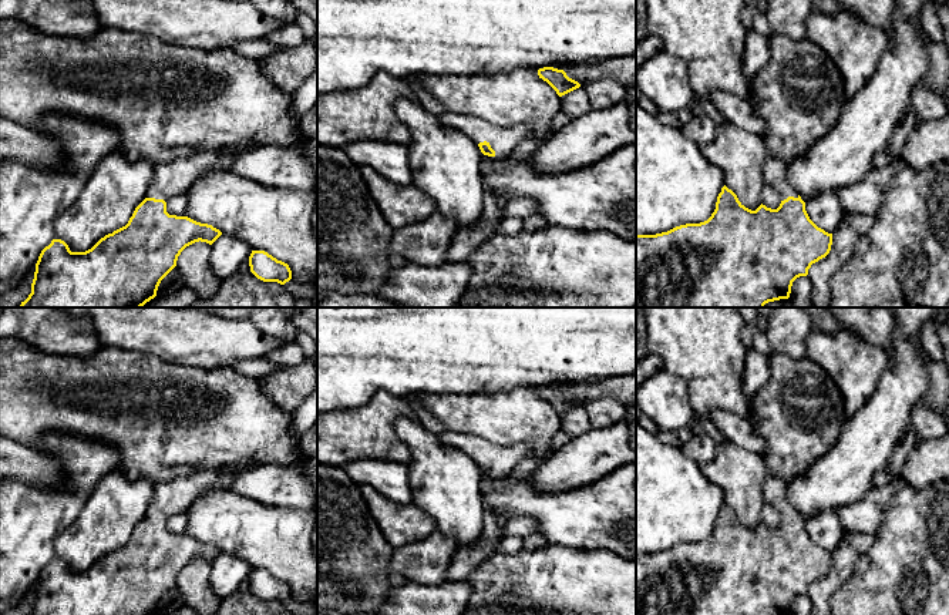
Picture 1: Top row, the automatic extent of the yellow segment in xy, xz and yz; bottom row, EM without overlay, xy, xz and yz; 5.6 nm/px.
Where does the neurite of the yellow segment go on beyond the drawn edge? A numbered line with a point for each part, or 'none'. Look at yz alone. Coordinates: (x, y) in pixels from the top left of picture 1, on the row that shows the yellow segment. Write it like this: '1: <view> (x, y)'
1: yz (776, 175)

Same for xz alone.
1: xz (502, 140)

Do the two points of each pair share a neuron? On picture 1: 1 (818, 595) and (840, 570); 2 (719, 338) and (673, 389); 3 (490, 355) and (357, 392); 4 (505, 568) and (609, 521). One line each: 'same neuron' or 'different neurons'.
1: same neuron
2: different neurons
3: same neuron
4: different neurons

